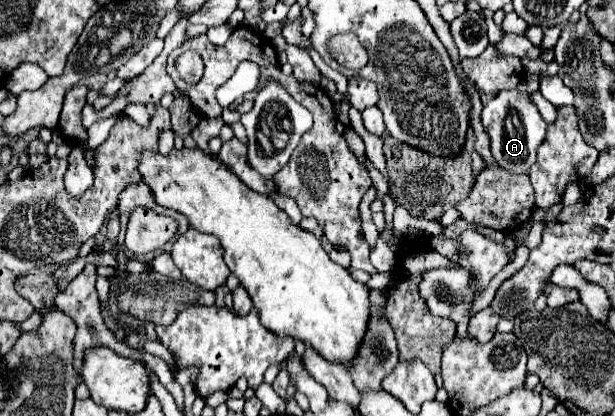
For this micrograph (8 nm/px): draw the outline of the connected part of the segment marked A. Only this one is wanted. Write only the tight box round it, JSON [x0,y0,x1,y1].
[482,89,546,173]

